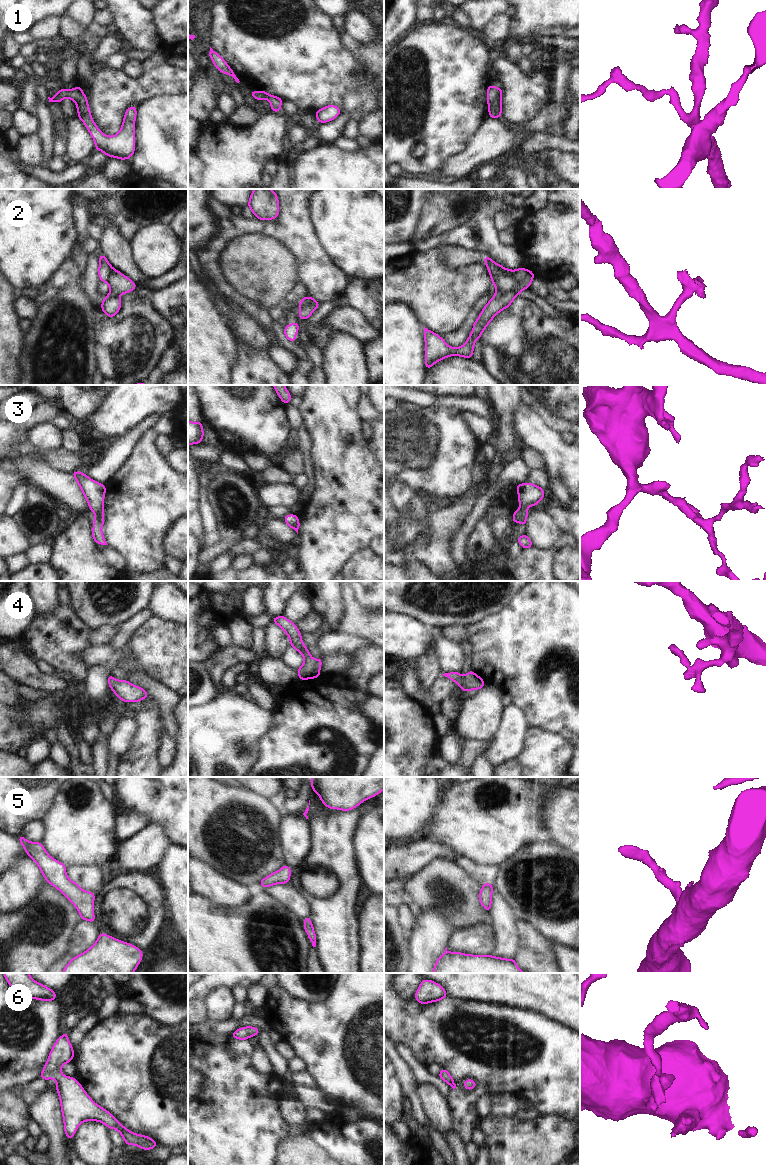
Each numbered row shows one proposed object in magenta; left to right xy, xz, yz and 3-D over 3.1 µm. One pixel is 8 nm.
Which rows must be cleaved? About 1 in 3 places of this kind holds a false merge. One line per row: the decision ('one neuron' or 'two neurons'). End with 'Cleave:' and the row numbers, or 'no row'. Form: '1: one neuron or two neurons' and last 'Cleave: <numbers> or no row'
1: one neuron
2: two neurons
3: one neuron
4: one neuron
5: one neuron
6: one neuron
Cleave: 2

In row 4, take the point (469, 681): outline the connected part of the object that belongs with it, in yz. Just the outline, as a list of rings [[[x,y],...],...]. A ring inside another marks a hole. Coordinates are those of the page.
[[[473,670],[469,671],[463,676],[459,672],[444,673],[442,675],[456,682],[458,687],[461,688],[464,692],[476,689],[480,690],[485,685],[482,677],[476,676],[475,671]]]

